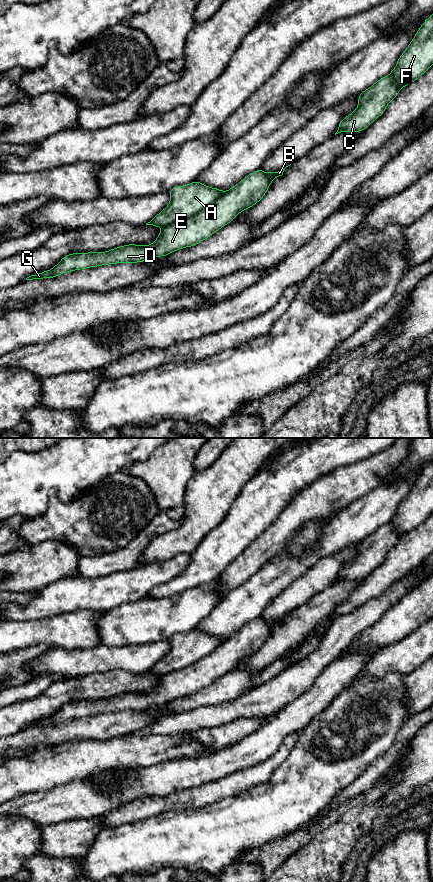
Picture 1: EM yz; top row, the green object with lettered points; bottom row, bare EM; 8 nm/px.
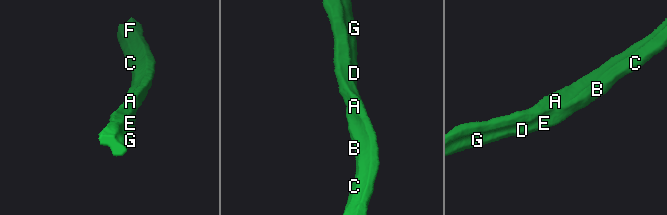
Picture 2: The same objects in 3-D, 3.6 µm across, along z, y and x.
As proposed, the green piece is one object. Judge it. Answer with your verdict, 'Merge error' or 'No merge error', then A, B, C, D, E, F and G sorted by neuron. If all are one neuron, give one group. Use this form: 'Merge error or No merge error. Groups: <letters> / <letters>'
Merge error. Groups: A F / B C D E G

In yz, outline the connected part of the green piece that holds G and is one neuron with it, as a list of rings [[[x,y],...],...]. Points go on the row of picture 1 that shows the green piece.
[[[258,169],[252,172],[195,216],[164,226],[151,245],[128,244],[105,252],[72,253],[64,256],[52,269],[31,275],[26,280],[54,278],[70,271],[102,265],[144,262],[192,247],[233,221],[240,212],[258,203],[271,182],[282,176],[284,170],[266,173]]]

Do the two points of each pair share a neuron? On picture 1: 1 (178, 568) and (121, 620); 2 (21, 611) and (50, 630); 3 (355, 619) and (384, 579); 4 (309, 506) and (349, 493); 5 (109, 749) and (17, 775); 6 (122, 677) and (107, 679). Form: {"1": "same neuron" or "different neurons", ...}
{"1": "different neurons", "2": "different neurons", "3": "different neurons", "4": "same neuron", "5": "same neuron", "6": "same neuron"}

